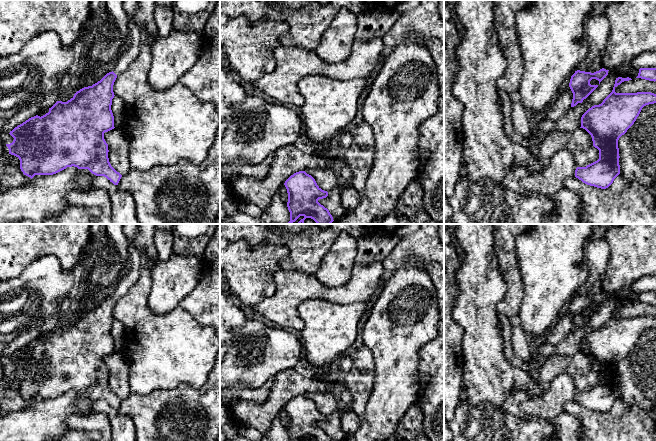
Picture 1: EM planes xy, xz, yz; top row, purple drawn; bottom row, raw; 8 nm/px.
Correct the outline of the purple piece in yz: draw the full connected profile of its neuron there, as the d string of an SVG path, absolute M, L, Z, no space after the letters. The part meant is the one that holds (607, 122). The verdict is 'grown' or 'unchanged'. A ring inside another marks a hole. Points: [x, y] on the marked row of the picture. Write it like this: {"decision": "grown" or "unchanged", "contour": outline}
{"decision": "unchanged", "contour": "M618 77L612 92L599 105L589 108L581 117L581 127L592 137L593 146L599 150L599 159L586 167L577 167L575 177L583 183L601 189L608 188L620 174L618 140L634 124L642 108L656 103L656 94L651 92L616 93L615 88L631 78Z"}

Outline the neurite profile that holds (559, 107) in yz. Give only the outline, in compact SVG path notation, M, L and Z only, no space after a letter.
M568 86L563 93L560 93L557 98L547 107L544 112L545 119L559 120L570 109L573 99L573 93Z

